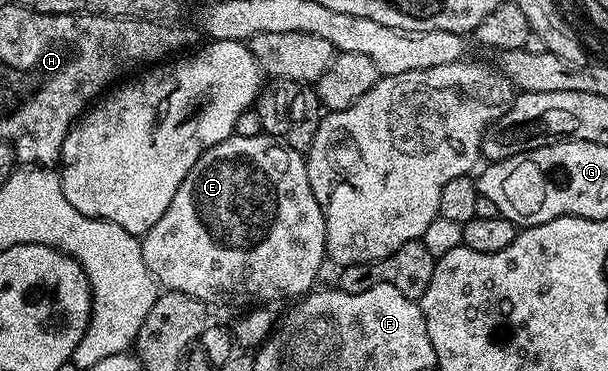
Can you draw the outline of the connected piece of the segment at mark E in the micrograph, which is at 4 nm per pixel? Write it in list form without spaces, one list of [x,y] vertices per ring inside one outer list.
[[[263,132],[254,135],[236,133],[222,139],[222,143],[207,149],[198,159],[198,163],[194,163],[186,179],[182,179],[178,191],[174,191],[174,199],[170,199],[170,207],[166,207],[166,215],[162,215],[162,219],[158,219],[158,223],[154,223],[154,227],[150,227],[150,231],[140,237],[140,246],[142,263],[146,263],[157,286],[165,290],[182,291],[182,295],[194,295],[194,299],[203,301],[209,307],[215,307],[215,305],[264,307],[269,304],[267,301],[280,301],[283,297],[292,297],[291,299],[304,297],[317,284],[316,276],[319,275],[320,268],[326,265],[324,209],[318,203],[318,199],[314,199],[314,191],[310,191],[308,162],[305,154],[301,150],[292,149],[283,140],[269,137]]]

